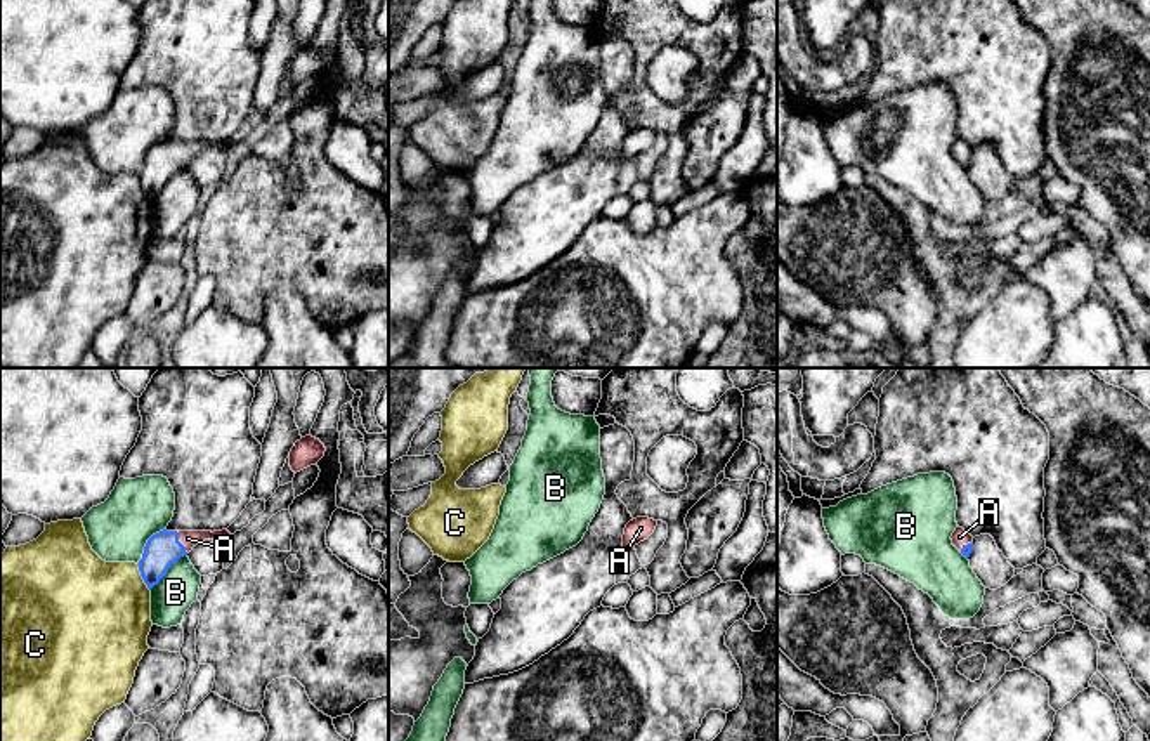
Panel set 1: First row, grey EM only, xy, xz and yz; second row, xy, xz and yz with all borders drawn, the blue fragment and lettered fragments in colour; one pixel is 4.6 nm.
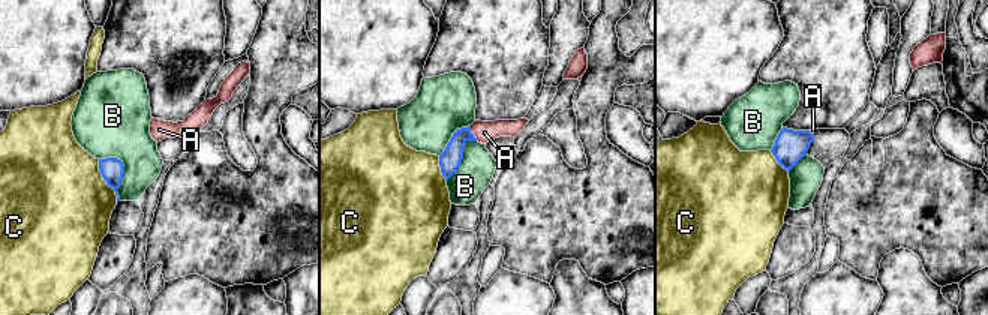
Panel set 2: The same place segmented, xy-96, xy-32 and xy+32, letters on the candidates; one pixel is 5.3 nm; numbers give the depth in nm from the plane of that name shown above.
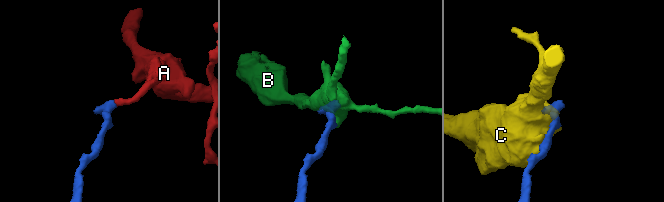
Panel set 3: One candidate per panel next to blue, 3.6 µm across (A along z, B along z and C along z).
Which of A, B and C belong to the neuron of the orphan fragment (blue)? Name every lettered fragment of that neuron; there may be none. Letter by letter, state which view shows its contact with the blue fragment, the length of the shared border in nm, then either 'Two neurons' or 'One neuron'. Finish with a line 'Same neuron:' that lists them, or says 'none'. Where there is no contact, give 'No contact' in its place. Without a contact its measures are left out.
A: Touches blue in xy. Shared border 120 nm. One neuron
B: Touches blue in xy. Shared border 240 nm. Two neurons
C: Touches blue in xy. Shared border 140 nm. Two neurons
Same neuron: A

